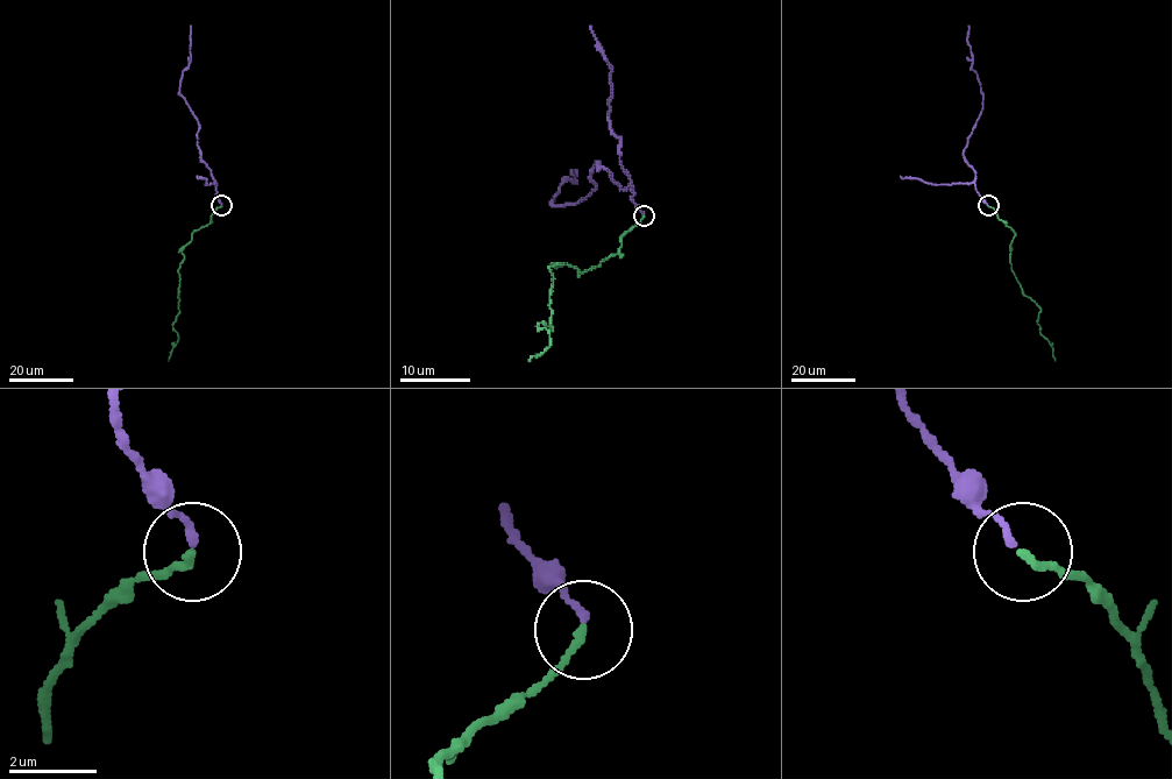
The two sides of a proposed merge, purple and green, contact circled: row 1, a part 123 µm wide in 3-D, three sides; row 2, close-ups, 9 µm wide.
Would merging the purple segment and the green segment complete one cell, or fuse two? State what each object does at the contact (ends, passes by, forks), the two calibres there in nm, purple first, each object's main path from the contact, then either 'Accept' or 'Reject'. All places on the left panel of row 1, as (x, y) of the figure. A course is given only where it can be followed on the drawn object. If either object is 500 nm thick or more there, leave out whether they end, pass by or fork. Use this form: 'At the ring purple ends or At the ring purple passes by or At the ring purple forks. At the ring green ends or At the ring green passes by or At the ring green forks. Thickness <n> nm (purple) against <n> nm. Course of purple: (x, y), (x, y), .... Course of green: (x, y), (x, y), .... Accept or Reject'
At the ring purple ends. At the ring green ends. Thickness 160 nm (purple) against 180 nm. Course of purple: (222, 205), (217, 196), (217, 184), (200, 156), (198, 120), (179, 93), (182, 73), (190, 59), (190, 26). Course of green: (222, 205), (213, 212), (208, 224), (192, 232), (182, 252), (179, 313), (172, 326), (178, 340), (168, 361). Accept

